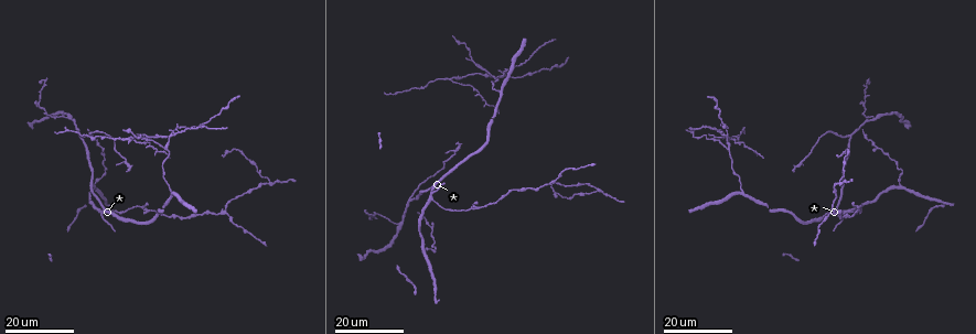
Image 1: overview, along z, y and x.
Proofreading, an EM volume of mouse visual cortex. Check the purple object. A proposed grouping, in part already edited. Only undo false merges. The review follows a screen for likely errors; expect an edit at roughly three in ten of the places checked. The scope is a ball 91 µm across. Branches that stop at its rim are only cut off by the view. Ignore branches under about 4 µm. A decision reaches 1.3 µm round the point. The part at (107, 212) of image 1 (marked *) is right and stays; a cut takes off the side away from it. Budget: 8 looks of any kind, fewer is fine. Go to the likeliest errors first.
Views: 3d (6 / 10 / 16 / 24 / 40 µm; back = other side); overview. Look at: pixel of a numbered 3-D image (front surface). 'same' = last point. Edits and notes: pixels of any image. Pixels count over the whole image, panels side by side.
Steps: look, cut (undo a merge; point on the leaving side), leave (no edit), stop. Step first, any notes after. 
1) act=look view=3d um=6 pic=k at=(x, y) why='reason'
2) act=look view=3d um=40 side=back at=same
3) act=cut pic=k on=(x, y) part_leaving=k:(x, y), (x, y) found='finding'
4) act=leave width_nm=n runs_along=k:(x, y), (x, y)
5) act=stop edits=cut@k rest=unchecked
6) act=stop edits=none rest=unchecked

act=look view=3d um=16 pic=1 at=(100, 215)

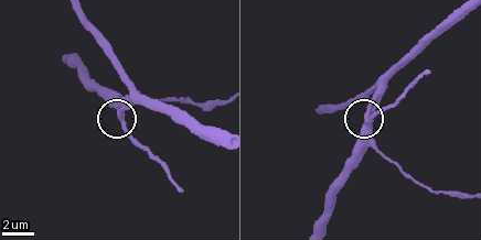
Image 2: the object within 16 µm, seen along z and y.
act=look view=3d um=6 pic=2 at=(122, 117)

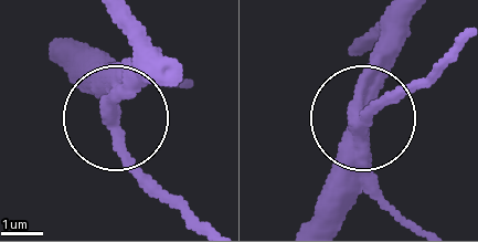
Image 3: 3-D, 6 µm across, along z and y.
act=leave width_nm=410 runs_along=3:(415, 14), (363, 120), (433, 71) found='continuous, no second cell'

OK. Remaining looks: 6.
act=look view=3d um=24 pic=1 at=(401, 224) why='arms part here'

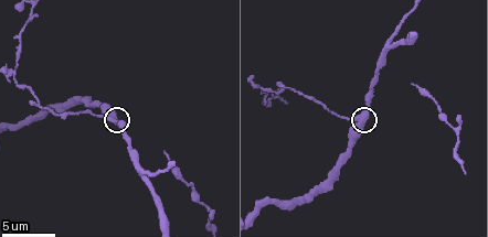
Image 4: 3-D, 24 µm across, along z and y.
act=look view=3d um=10 pic=4 at=(358, 119) why='zoom in'

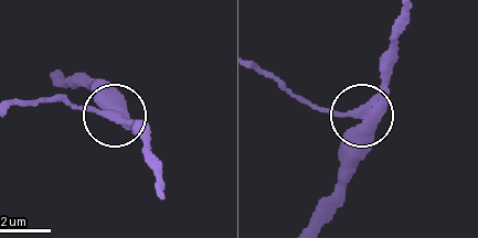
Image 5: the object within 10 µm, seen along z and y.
act=leave width_nm=420 runs_along=5:(409, 12), (379, 94), (364, 112), (356, 168) found='all the same cell'

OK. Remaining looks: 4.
act=look view=3d um=24 pic=1 at=(901, 184)

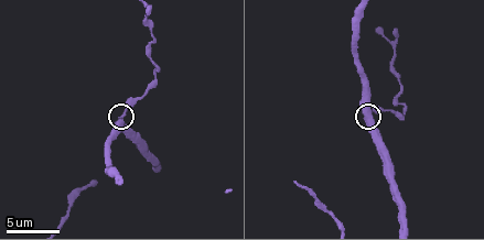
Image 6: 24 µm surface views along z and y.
act=look view=3d um=6 pic=6 at=(123, 116)

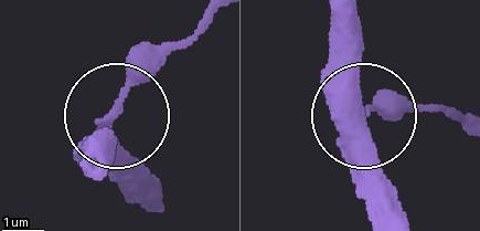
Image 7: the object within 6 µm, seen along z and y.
act=leave width_nm=320 found='all the same cell'

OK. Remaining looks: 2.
act=look view=3d um=24 pic=1 at=(167, 147) why='three-way junction'

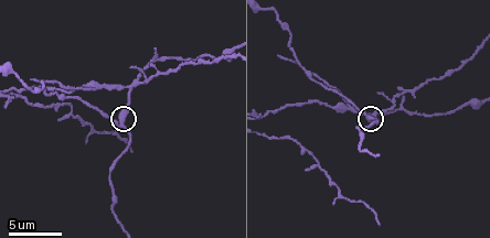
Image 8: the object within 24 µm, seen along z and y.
act=look view=3d um=6 pic=8 at=(122, 123)

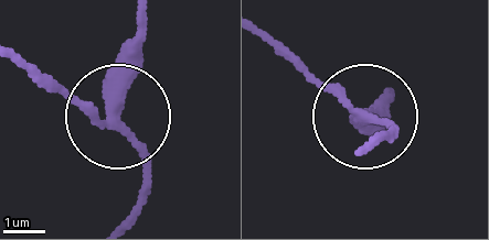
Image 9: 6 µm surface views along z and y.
act=leave arms=3 runs_along=9:(126, 215), (147, 173), (144, 152), (24, 61) found='one cell here'

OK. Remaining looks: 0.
act=stop edits=none rest=unchecked

